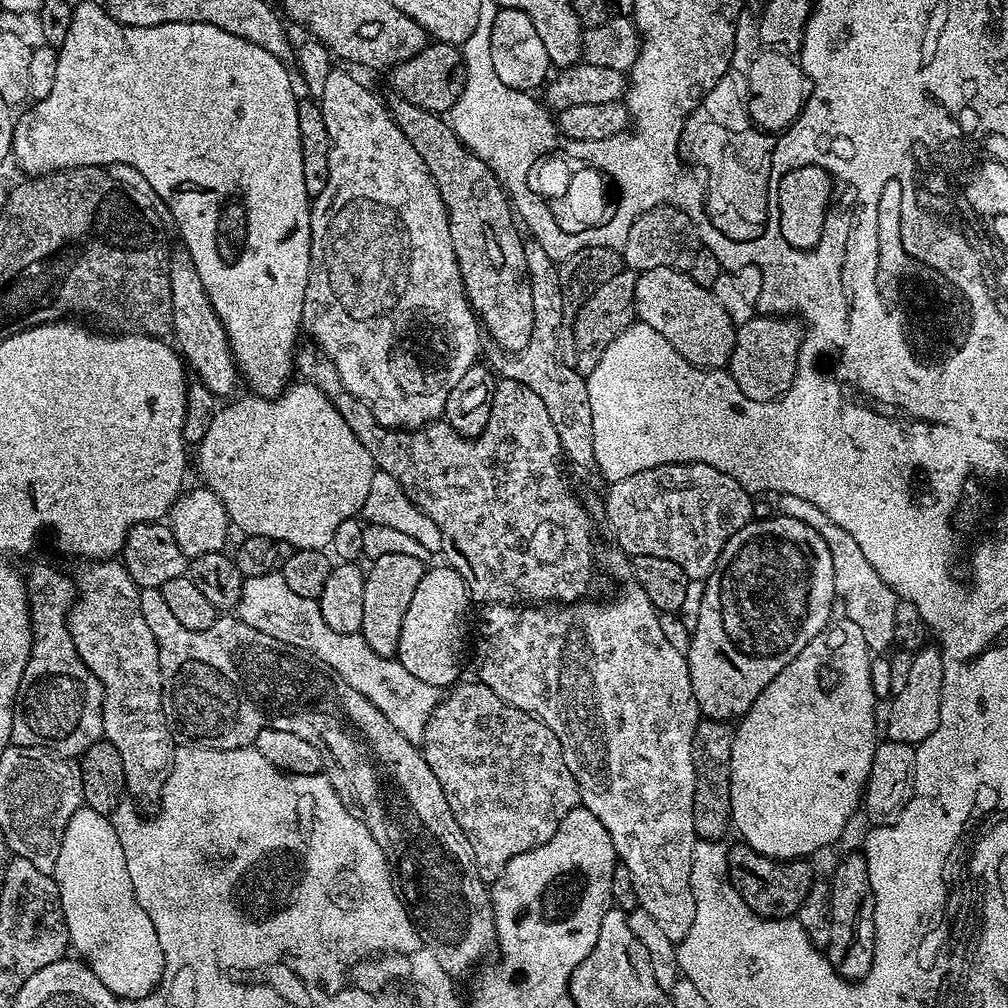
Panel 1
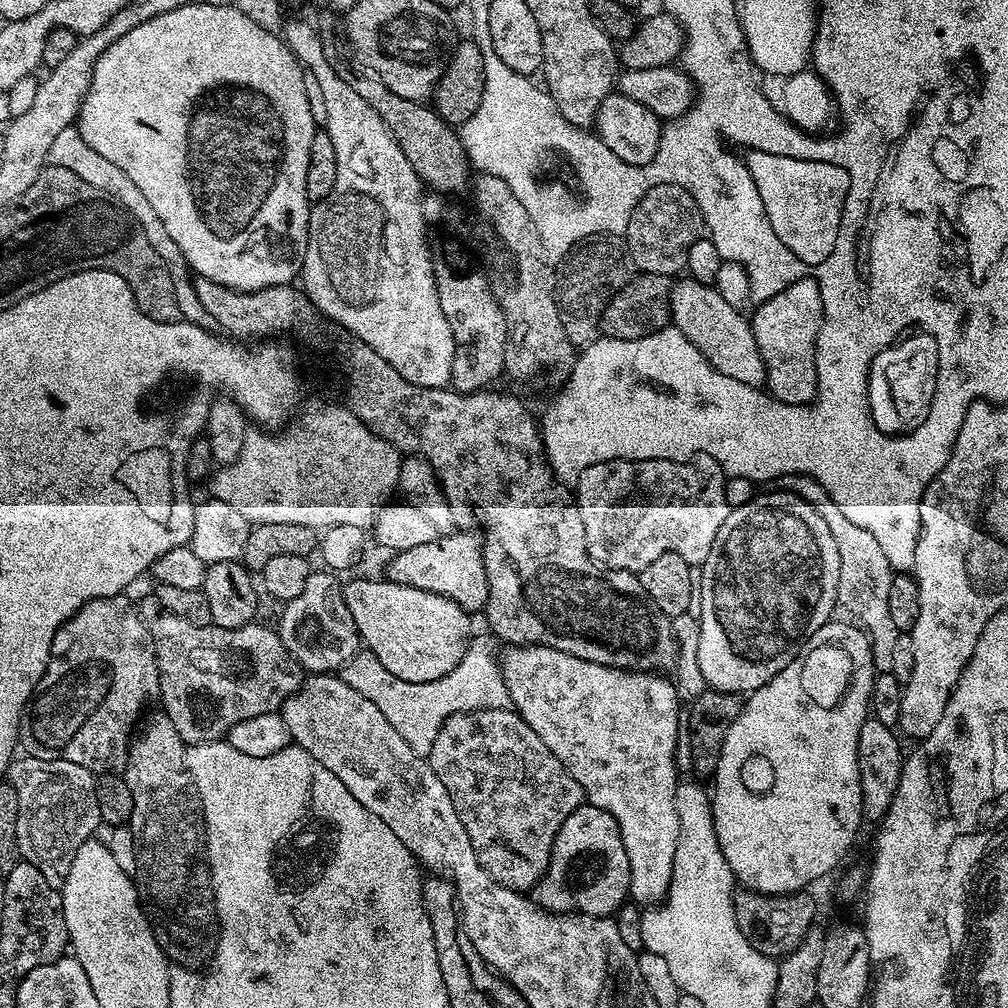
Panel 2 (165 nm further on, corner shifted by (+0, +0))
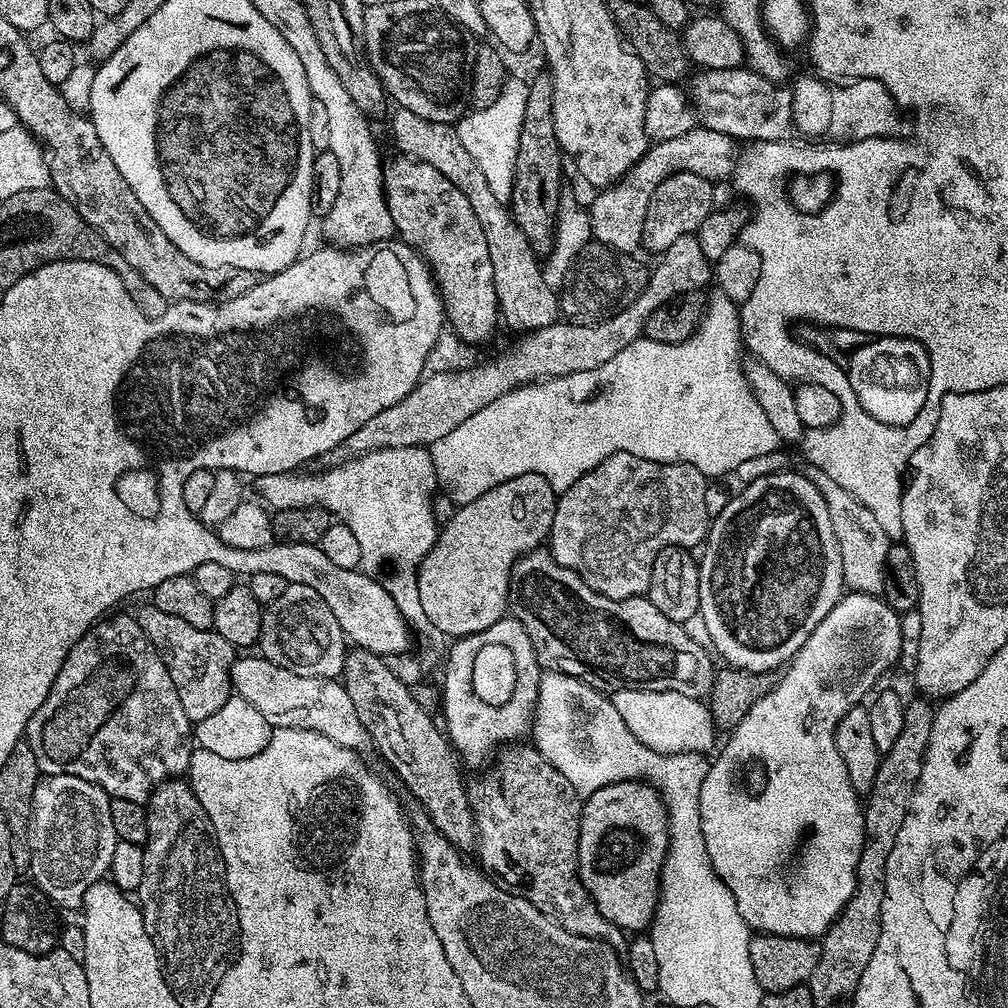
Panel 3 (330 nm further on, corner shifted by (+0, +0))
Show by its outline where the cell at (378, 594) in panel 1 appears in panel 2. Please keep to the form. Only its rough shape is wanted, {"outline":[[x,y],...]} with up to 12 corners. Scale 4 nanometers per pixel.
{"outline":[[453,531],[391,557],[387,579],[488,601],[479,535]]}

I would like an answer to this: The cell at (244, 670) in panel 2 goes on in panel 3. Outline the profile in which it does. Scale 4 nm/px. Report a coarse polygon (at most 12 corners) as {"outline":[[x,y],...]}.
{"outline":[[151,606],[138,619],[193,722],[233,695],[237,649]]}

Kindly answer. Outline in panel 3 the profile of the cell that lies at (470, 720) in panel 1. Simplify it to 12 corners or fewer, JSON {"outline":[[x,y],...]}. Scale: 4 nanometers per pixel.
{"outline":[[528,742],[466,788],[483,871],[617,950],[580,881],[582,797]]}

